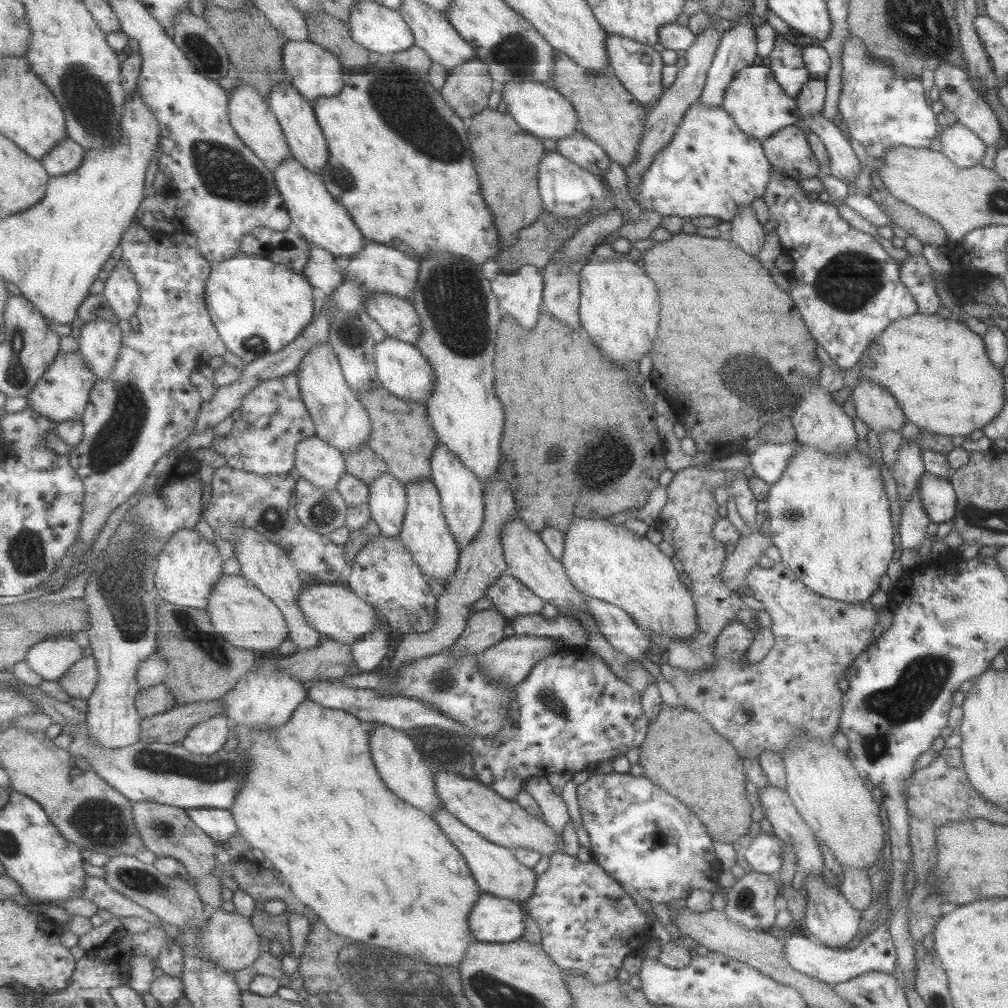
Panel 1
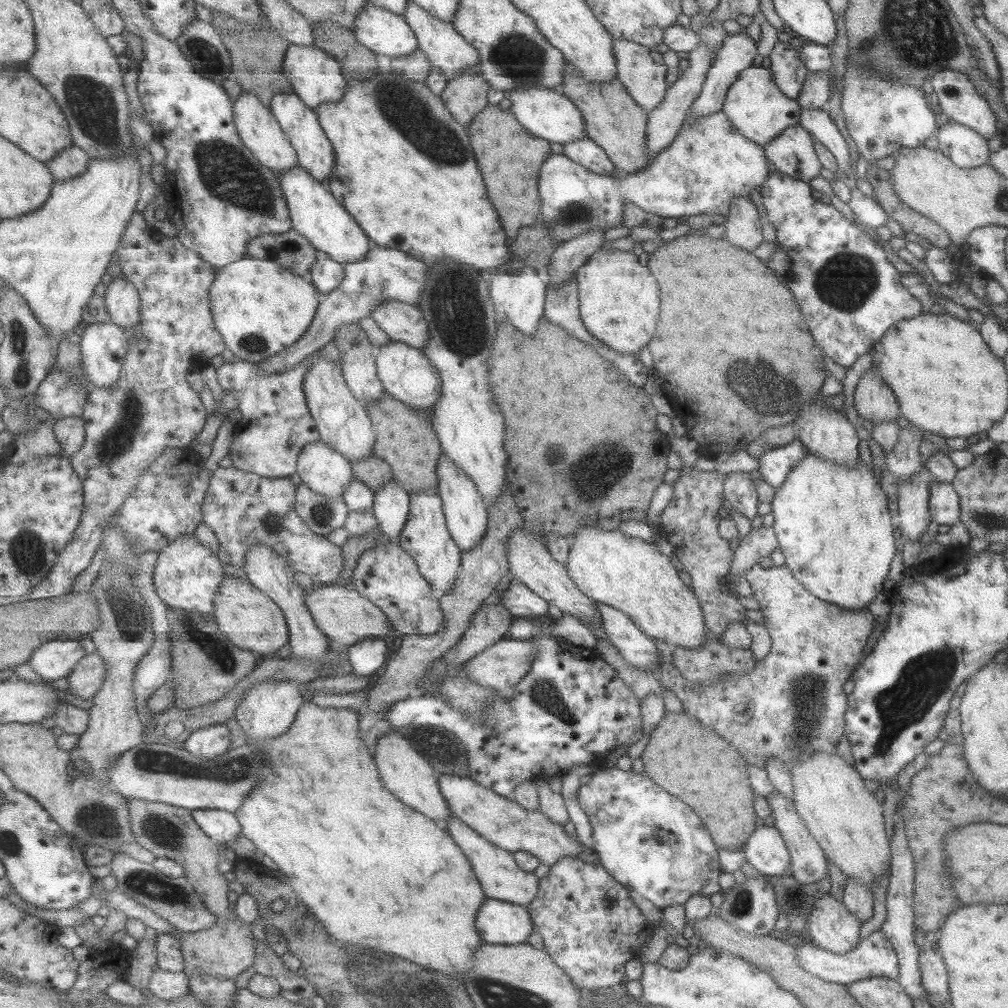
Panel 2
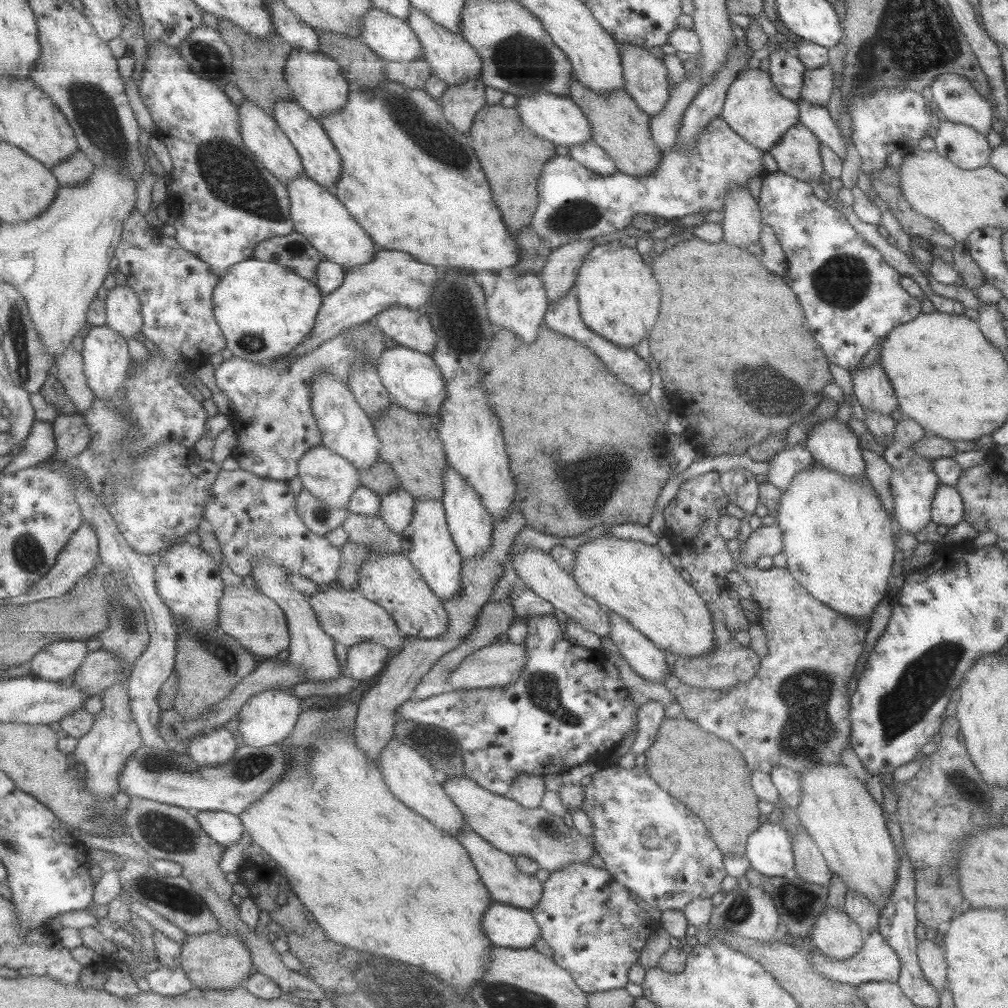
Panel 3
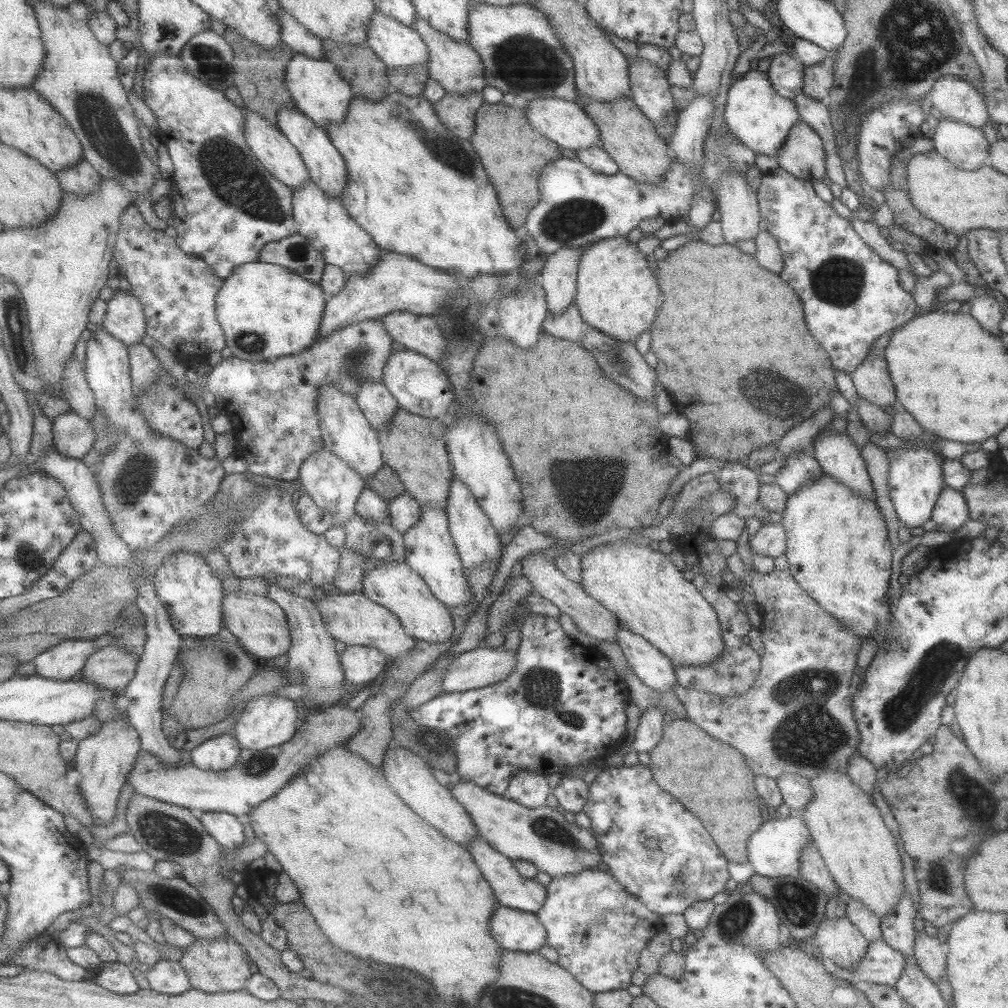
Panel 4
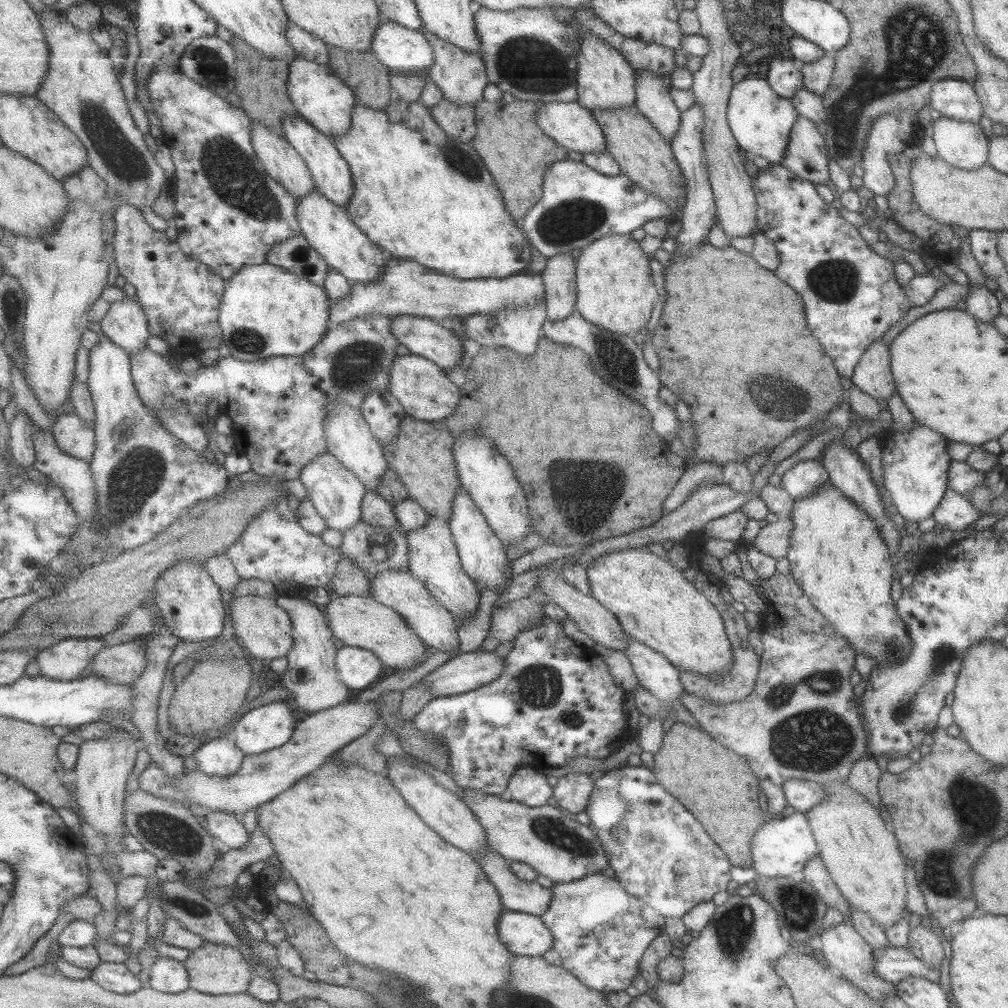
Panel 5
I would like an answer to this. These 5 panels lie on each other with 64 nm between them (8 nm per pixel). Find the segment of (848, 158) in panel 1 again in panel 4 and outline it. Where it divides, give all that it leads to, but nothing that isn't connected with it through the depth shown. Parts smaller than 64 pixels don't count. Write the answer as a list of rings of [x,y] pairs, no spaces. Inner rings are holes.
[[[801,92],[793,98],[793,102],[798,113],[798,119],[819,135],[824,145],[830,144],[832,142],[831,122],[829,122],[829,112],[827,112],[824,101],[813,100]]]

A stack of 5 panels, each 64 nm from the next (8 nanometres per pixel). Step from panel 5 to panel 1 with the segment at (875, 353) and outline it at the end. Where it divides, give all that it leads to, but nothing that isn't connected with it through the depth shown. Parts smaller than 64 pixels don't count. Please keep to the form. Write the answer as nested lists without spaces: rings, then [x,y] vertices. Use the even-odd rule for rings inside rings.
[[[861,381],[850,392],[856,416],[873,432],[897,430],[906,422],[905,415],[891,393],[869,381]]]

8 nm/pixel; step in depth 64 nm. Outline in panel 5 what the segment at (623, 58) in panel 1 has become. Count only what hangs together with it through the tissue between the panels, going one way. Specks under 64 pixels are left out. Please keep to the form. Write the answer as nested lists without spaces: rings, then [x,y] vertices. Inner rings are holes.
[[[637,69],[634,74],[635,104],[661,138],[668,143],[673,140],[679,130],[681,112],[671,101],[670,87],[660,81],[651,71]]]

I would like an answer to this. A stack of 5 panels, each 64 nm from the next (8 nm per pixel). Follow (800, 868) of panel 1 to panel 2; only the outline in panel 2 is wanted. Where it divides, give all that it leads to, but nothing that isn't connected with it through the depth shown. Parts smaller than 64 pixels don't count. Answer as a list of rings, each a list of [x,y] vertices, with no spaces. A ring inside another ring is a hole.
[[[777,791],[770,792],[764,799],[767,801],[773,819],[772,826],[783,839],[787,852],[791,858],[790,869],[792,871],[792,877],[796,880],[796,883],[814,883],[823,878],[827,878],[828,861],[825,858],[826,856],[823,854],[817,841],[807,830],[805,823],[799,818],[792,801],[790,801],[784,794]]]

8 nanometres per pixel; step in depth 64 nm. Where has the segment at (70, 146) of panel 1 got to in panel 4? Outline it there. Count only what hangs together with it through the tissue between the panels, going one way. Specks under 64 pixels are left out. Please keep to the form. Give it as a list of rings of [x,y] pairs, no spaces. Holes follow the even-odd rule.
[[[87,159],[82,161],[67,170],[57,172],[57,176],[65,191],[83,193],[88,196],[89,193],[100,189],[103,177]]]

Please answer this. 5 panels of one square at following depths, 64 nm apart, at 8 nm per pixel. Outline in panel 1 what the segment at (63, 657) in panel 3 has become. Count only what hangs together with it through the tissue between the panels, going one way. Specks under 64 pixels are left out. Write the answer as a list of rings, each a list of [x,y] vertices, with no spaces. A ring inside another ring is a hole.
[[[67,635],[47,637],[38,643],[27,652],[26,662],[44,680],[58,681],[73,664],[85,658],[85,650]]]

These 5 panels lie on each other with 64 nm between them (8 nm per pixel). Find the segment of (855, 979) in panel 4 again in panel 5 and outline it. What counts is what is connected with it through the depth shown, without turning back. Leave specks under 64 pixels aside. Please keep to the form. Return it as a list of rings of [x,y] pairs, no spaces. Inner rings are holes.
[[[908,948],[872,949],[872,972],[885,982],[896,984],[908,976],[922,976],[937,983],[939,966],[926,966]]]

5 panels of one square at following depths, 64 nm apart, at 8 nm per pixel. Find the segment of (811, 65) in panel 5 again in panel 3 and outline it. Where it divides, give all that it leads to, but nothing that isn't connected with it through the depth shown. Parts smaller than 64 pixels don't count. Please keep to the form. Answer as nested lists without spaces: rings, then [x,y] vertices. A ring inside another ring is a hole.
[[[826,64],[821,68],[806,69],[803,79],[803,88],[800,90],[800,98],[811,105],[825,105],[833,88],[833,71]]]

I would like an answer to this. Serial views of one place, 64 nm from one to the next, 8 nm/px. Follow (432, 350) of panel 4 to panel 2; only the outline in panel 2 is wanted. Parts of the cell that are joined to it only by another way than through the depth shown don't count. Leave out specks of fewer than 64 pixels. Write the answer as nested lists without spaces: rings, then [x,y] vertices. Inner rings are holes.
[[[389,299],[382,305],[374,308],[371,317],[377,322],[382,333],[386,333],[393,341],[399,341],[423,350],[430,341],[431,331],[423,311],[414,304],[401,302],[397,299]]]

